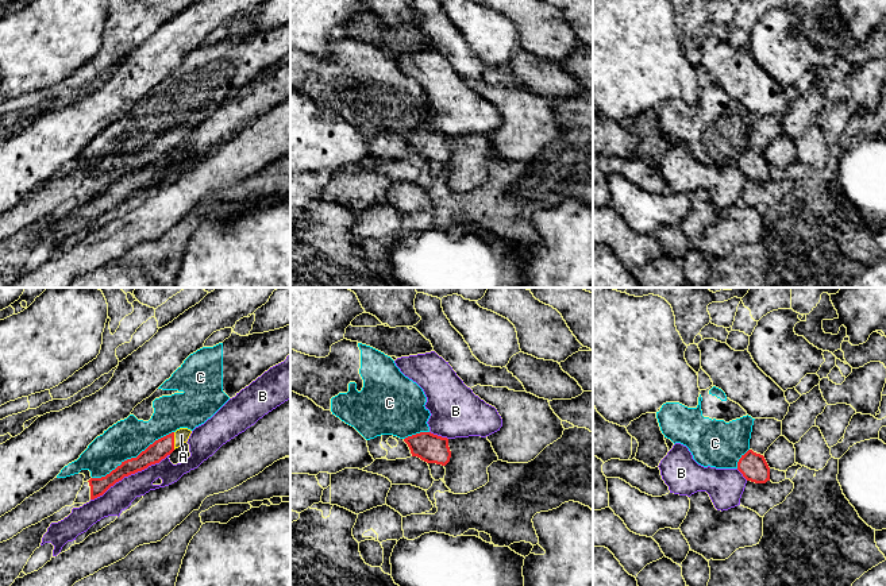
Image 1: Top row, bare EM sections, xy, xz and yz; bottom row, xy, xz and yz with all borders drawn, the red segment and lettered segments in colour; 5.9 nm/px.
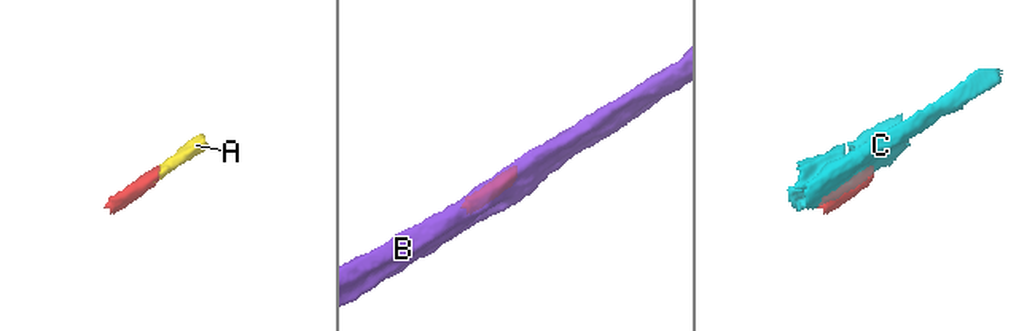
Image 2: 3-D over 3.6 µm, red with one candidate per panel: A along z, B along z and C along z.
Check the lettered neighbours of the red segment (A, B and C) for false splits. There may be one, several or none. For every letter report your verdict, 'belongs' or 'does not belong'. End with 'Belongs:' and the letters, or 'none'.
A: belongs
B: does not belong
C: does not belong
Belongs: A

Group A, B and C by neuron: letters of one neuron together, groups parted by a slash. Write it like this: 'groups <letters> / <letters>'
groups A / B / C

